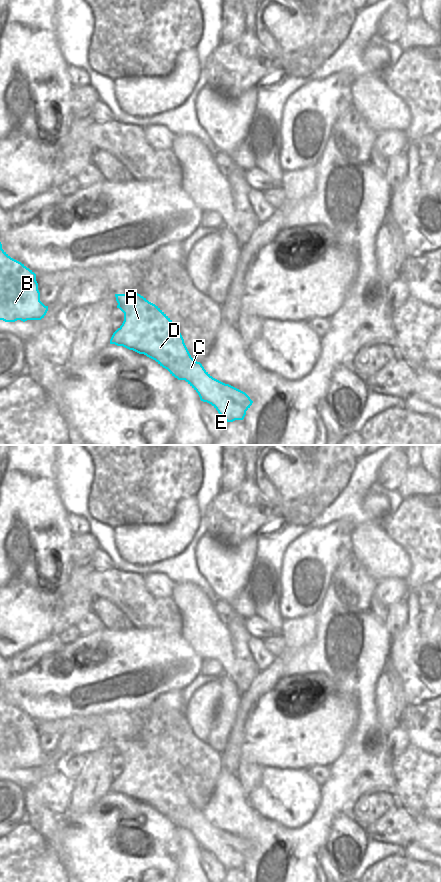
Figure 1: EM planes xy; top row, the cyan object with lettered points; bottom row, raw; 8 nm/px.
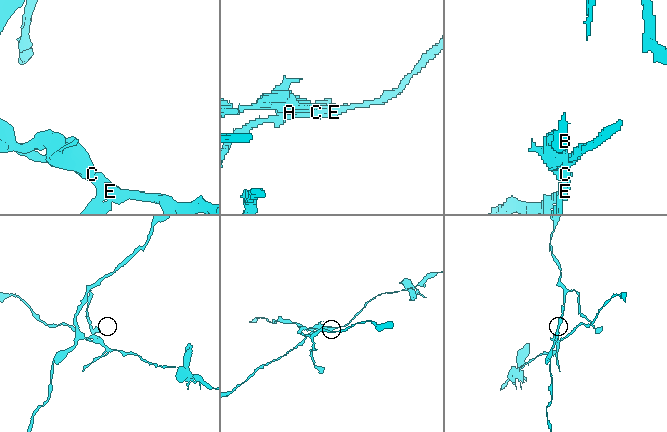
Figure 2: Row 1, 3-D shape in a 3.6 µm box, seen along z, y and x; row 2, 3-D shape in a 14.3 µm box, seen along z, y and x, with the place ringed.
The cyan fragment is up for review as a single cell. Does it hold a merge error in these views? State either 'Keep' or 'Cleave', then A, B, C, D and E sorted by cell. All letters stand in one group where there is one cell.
Cleave. Groups: A B D / C E

